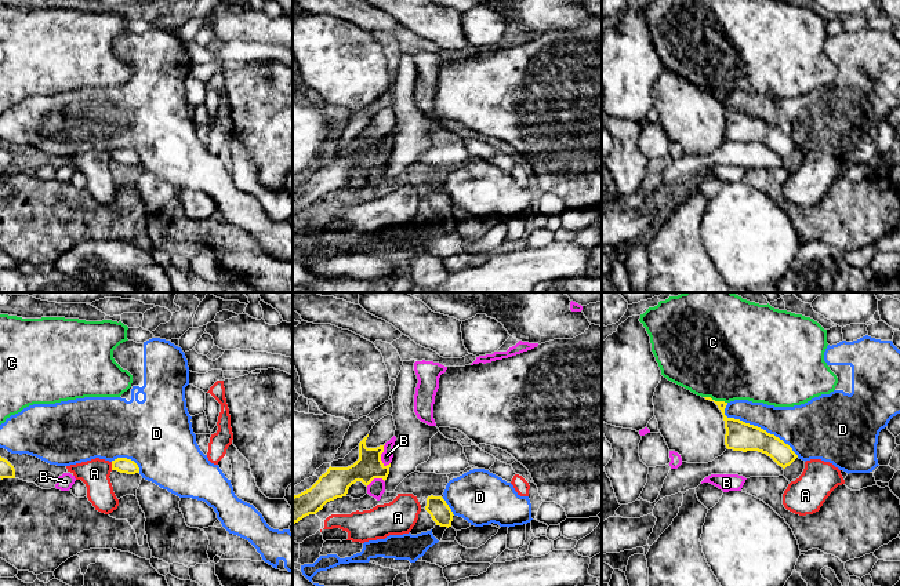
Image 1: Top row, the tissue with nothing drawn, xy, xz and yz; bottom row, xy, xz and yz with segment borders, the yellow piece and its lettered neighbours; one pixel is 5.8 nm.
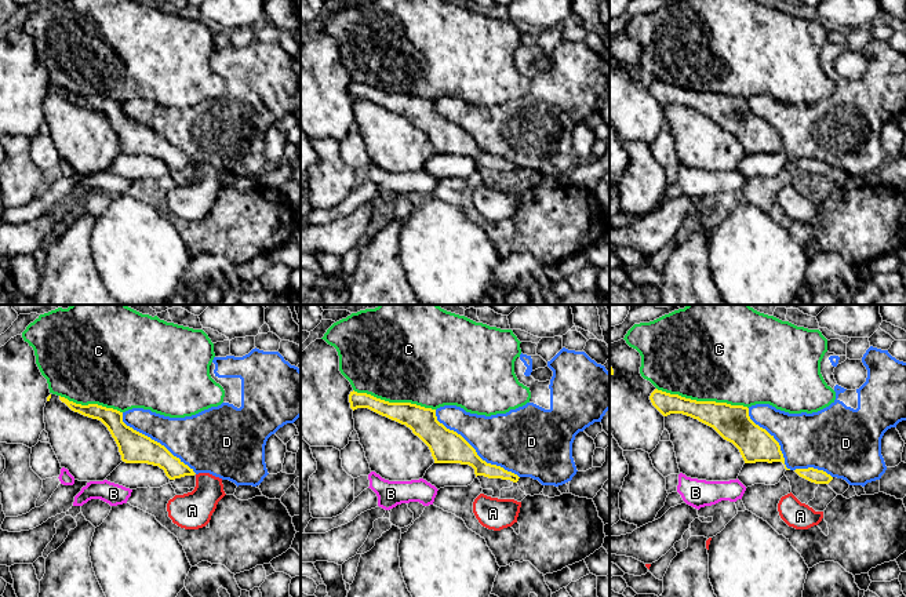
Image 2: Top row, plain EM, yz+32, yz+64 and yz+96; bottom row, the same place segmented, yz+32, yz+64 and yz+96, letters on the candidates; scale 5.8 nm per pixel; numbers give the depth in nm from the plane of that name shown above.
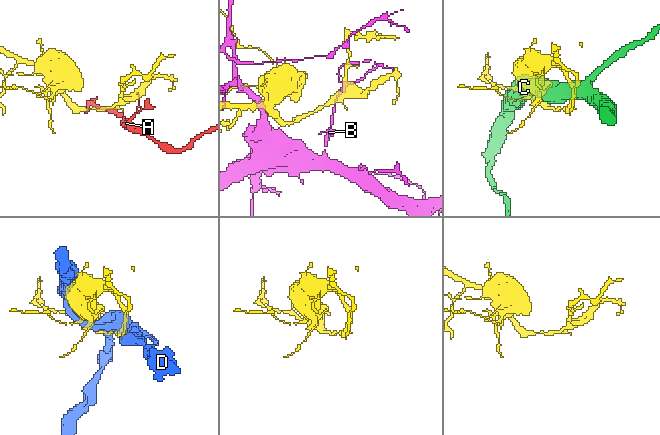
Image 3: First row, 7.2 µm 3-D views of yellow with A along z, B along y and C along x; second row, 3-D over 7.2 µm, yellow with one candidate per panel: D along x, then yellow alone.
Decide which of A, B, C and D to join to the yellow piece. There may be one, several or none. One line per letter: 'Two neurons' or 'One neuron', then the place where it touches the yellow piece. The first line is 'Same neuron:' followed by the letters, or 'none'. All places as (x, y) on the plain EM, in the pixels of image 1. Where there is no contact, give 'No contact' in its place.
Same neuron: none
A: Two neurons. Touches yellow at xy (112, 157)
B: Two neurons. Touches yellow at xz (380, 146)
C: Two neurons. Touches yellow at yz (714, 91)
D: Two neurons. Touches yellow at yz (757, 117)

